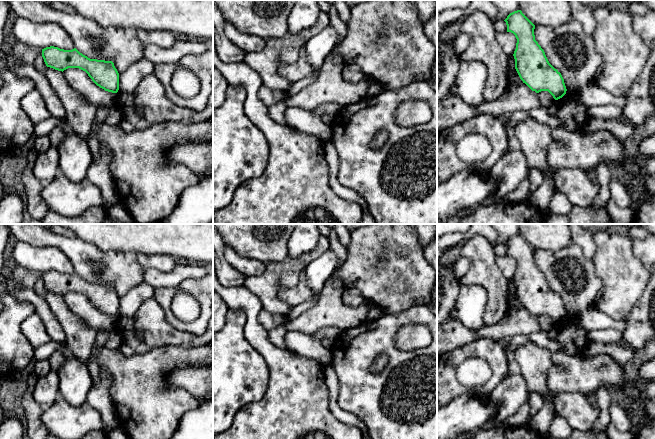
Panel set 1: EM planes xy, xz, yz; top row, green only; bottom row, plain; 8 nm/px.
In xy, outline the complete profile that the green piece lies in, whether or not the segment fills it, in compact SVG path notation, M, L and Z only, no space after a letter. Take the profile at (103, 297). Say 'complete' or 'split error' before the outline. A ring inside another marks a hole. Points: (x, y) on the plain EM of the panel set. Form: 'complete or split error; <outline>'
complete; M54 270L42 273L42 281L47 291L62 296L68 292L79 292L105 315L117 317L119 314L119 297L112 285L90 283L76 272L64 274Z

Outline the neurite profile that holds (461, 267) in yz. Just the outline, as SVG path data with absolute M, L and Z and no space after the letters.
M460 256L454 265L454 280L460 284L460 280L468 272L470 268L470 260Z

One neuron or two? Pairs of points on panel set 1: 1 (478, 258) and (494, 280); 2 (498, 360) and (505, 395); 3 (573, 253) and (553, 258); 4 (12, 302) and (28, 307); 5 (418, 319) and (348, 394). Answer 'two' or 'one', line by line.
1: one
2: two
3: one
4: one
5: one

